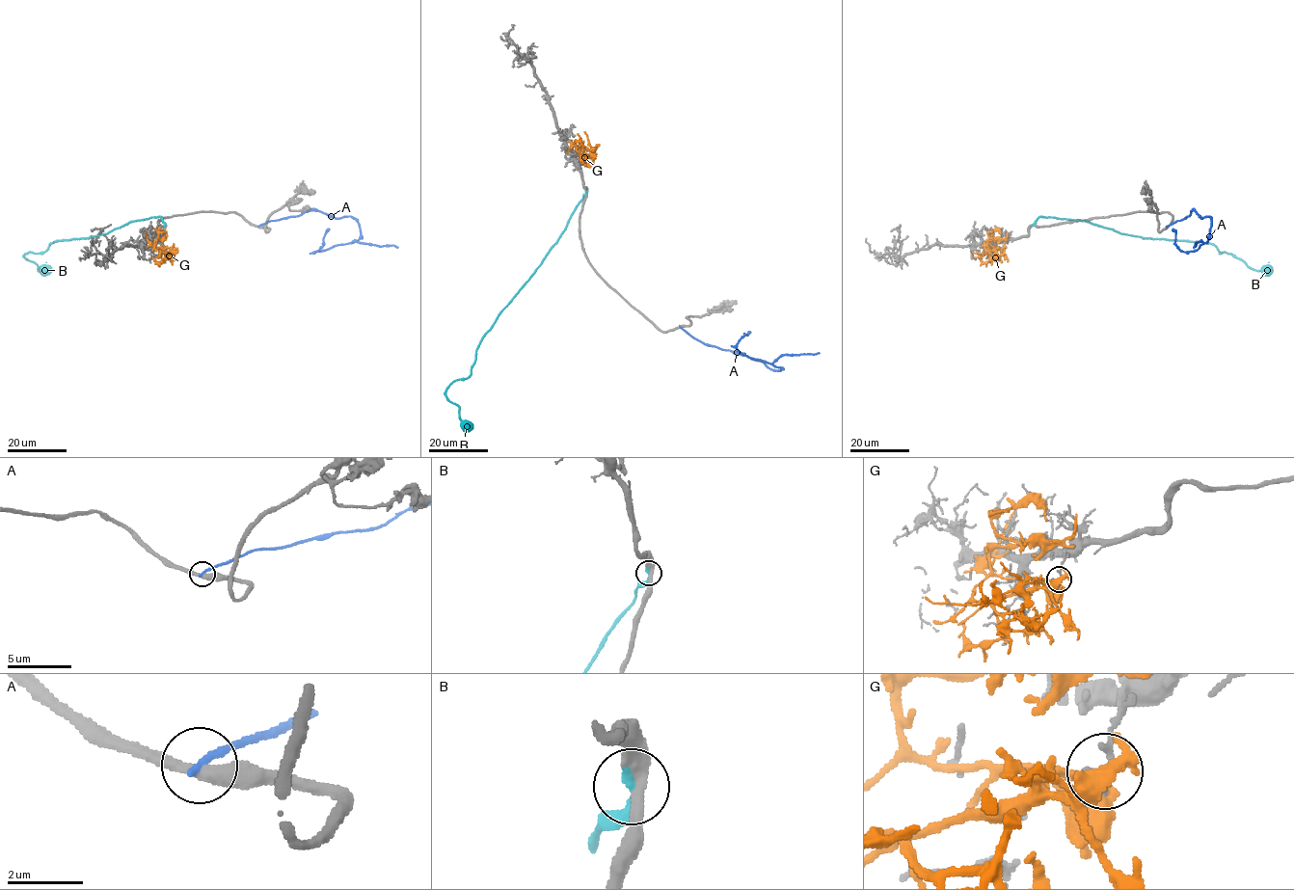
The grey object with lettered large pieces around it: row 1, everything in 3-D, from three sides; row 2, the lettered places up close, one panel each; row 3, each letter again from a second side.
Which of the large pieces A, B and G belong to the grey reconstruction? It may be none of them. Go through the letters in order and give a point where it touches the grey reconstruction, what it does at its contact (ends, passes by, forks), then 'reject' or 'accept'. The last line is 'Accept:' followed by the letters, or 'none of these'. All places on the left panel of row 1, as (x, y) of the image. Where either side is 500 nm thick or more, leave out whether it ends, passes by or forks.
A: meets grey at (258, 226); it ends there; reject
B: meets grey at (165, 225); it ends there; accept
G: meets grey at (162, 248); it ends there; reject
Accept: B

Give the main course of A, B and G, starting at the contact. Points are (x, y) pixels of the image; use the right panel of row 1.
A: (1167, 227), (1192, 210), (1201, 218), (1210, 216), (1209, 237), (1196, 251), (1181, 252), (1175, 245), (1172, 229)
B: (1033, 225), (1039, 217), (1054, 217), (1151, 239), (1212, 243), (1220, 253), (1234, 255), (1251, 268), (1271, 267)
G: (1003, 248), (987, 245), (988, 240), (995, 239), (988, 236), (991, 231), (997, 229), (1001, 233)

